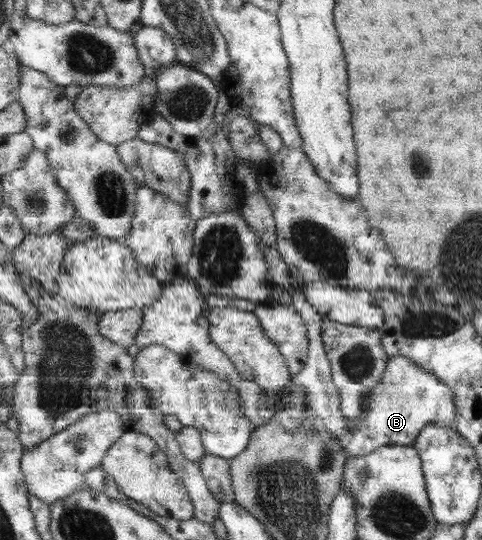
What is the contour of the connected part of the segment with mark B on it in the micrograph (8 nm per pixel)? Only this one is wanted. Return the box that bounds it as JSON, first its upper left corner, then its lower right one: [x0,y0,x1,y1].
[346,356,454,457]

